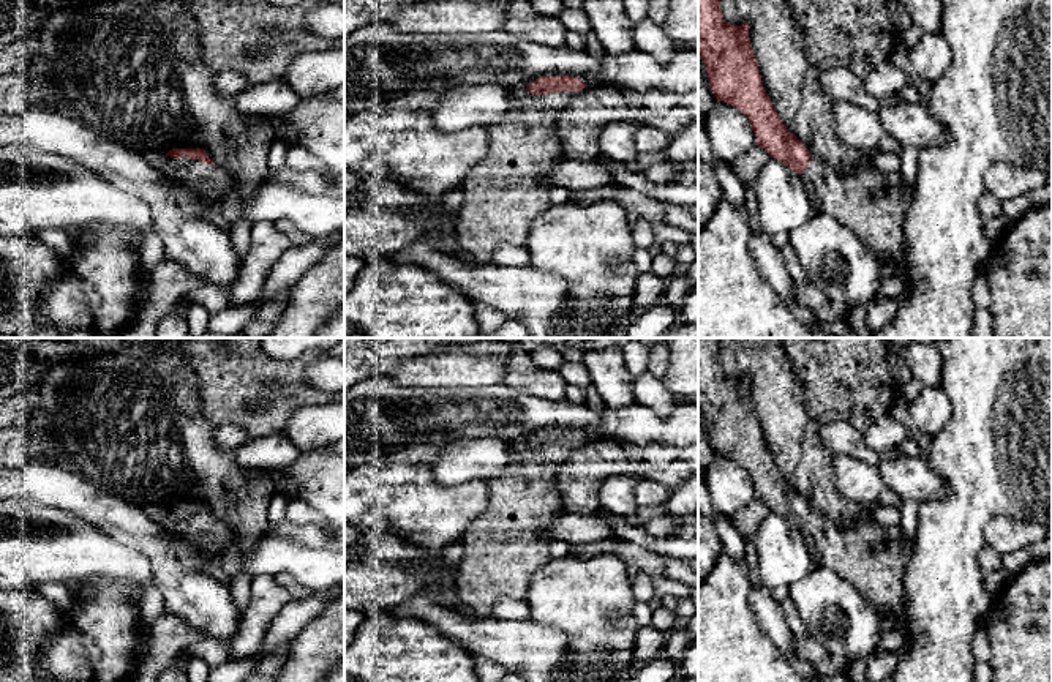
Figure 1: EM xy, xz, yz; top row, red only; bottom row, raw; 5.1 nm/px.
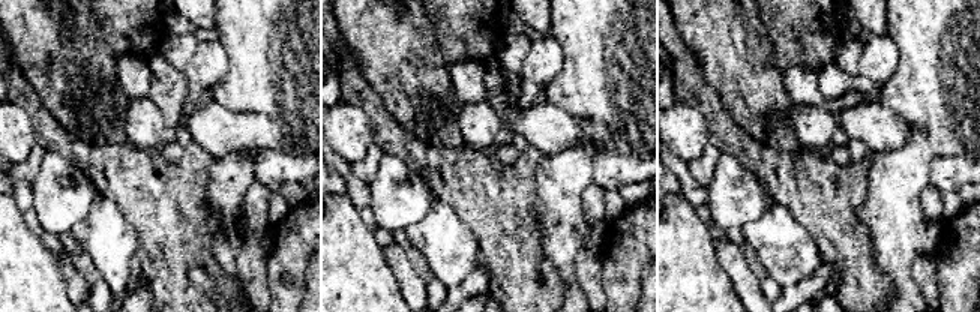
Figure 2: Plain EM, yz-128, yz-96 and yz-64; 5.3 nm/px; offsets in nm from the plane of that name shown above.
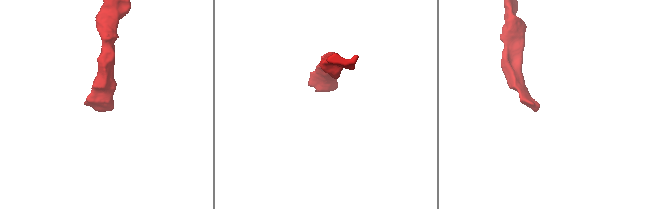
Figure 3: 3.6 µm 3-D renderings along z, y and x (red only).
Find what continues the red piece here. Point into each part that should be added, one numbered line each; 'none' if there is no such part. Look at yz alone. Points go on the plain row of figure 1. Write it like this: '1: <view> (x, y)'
1: yz (849, 550)

